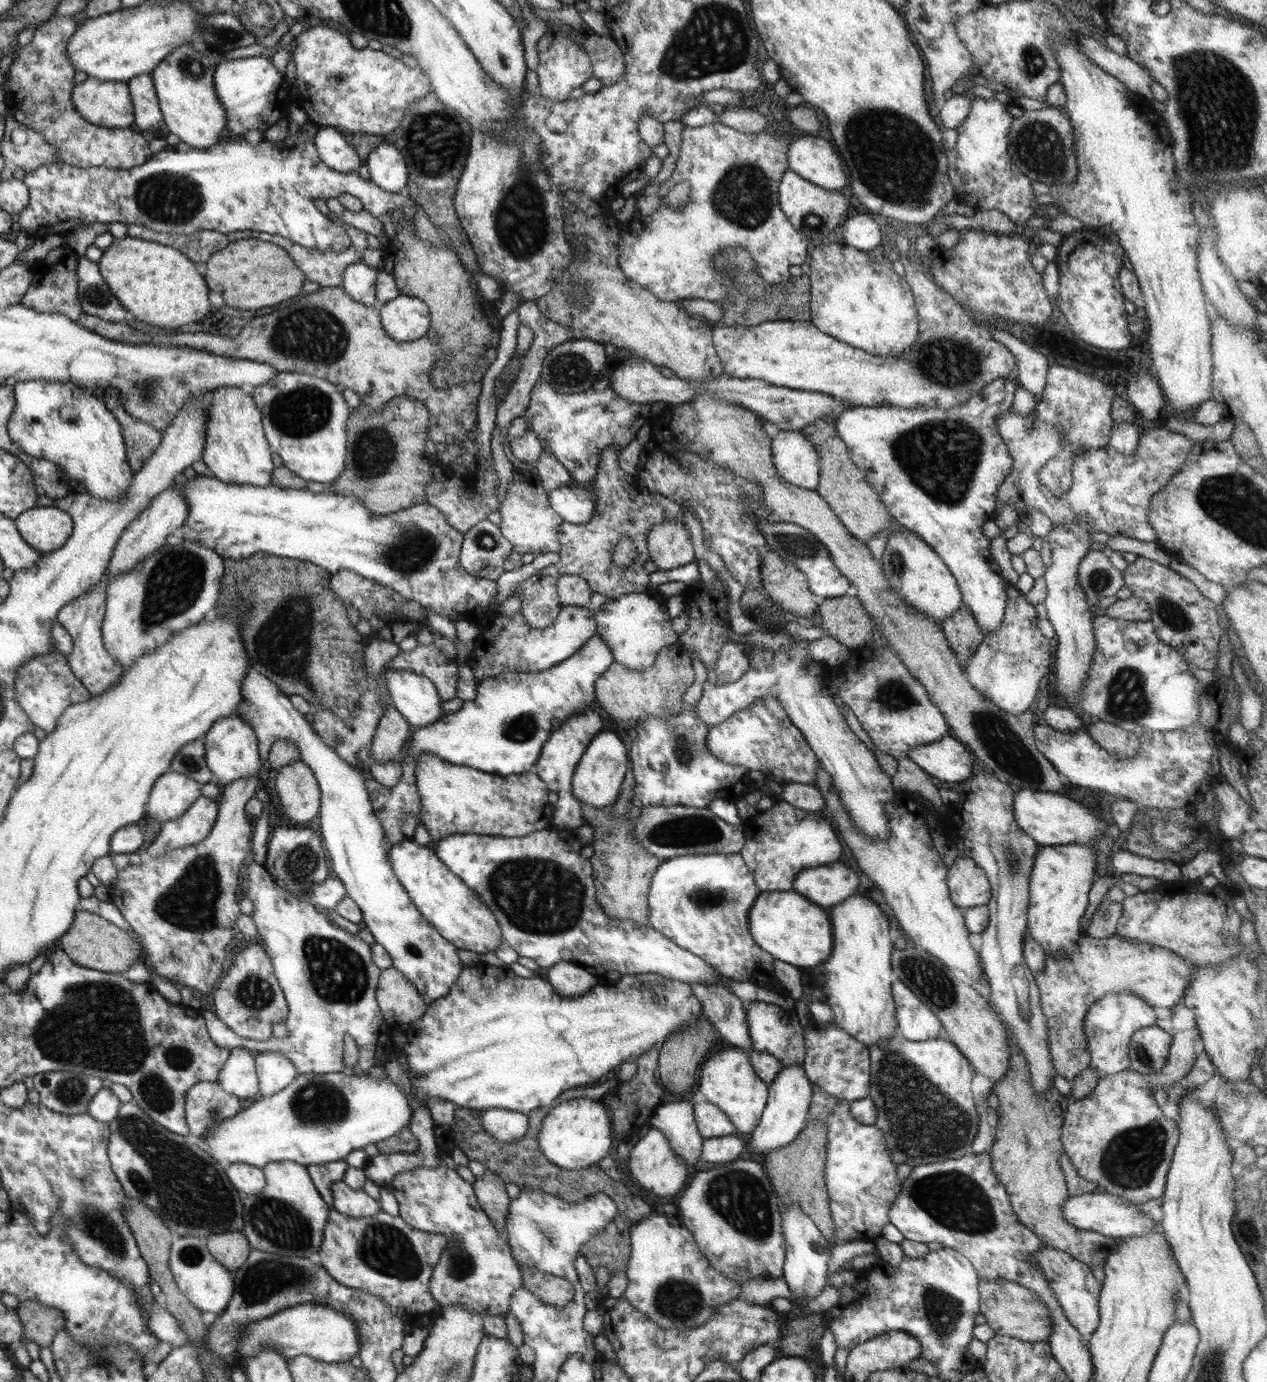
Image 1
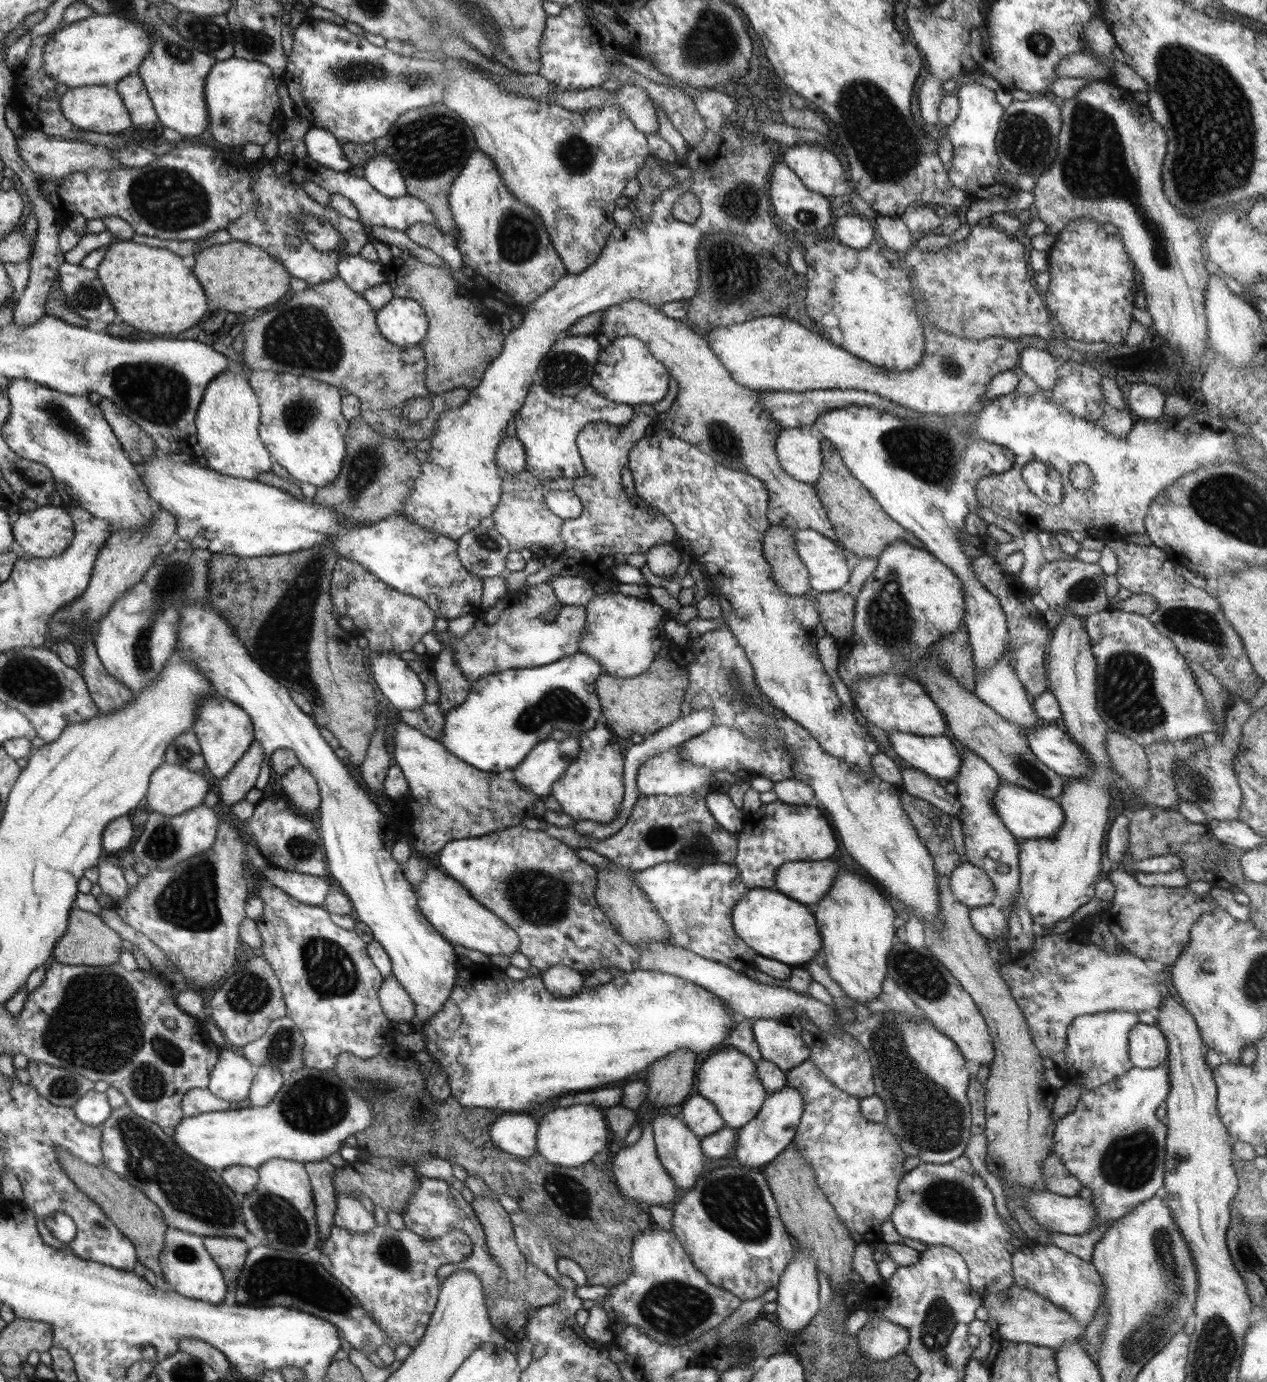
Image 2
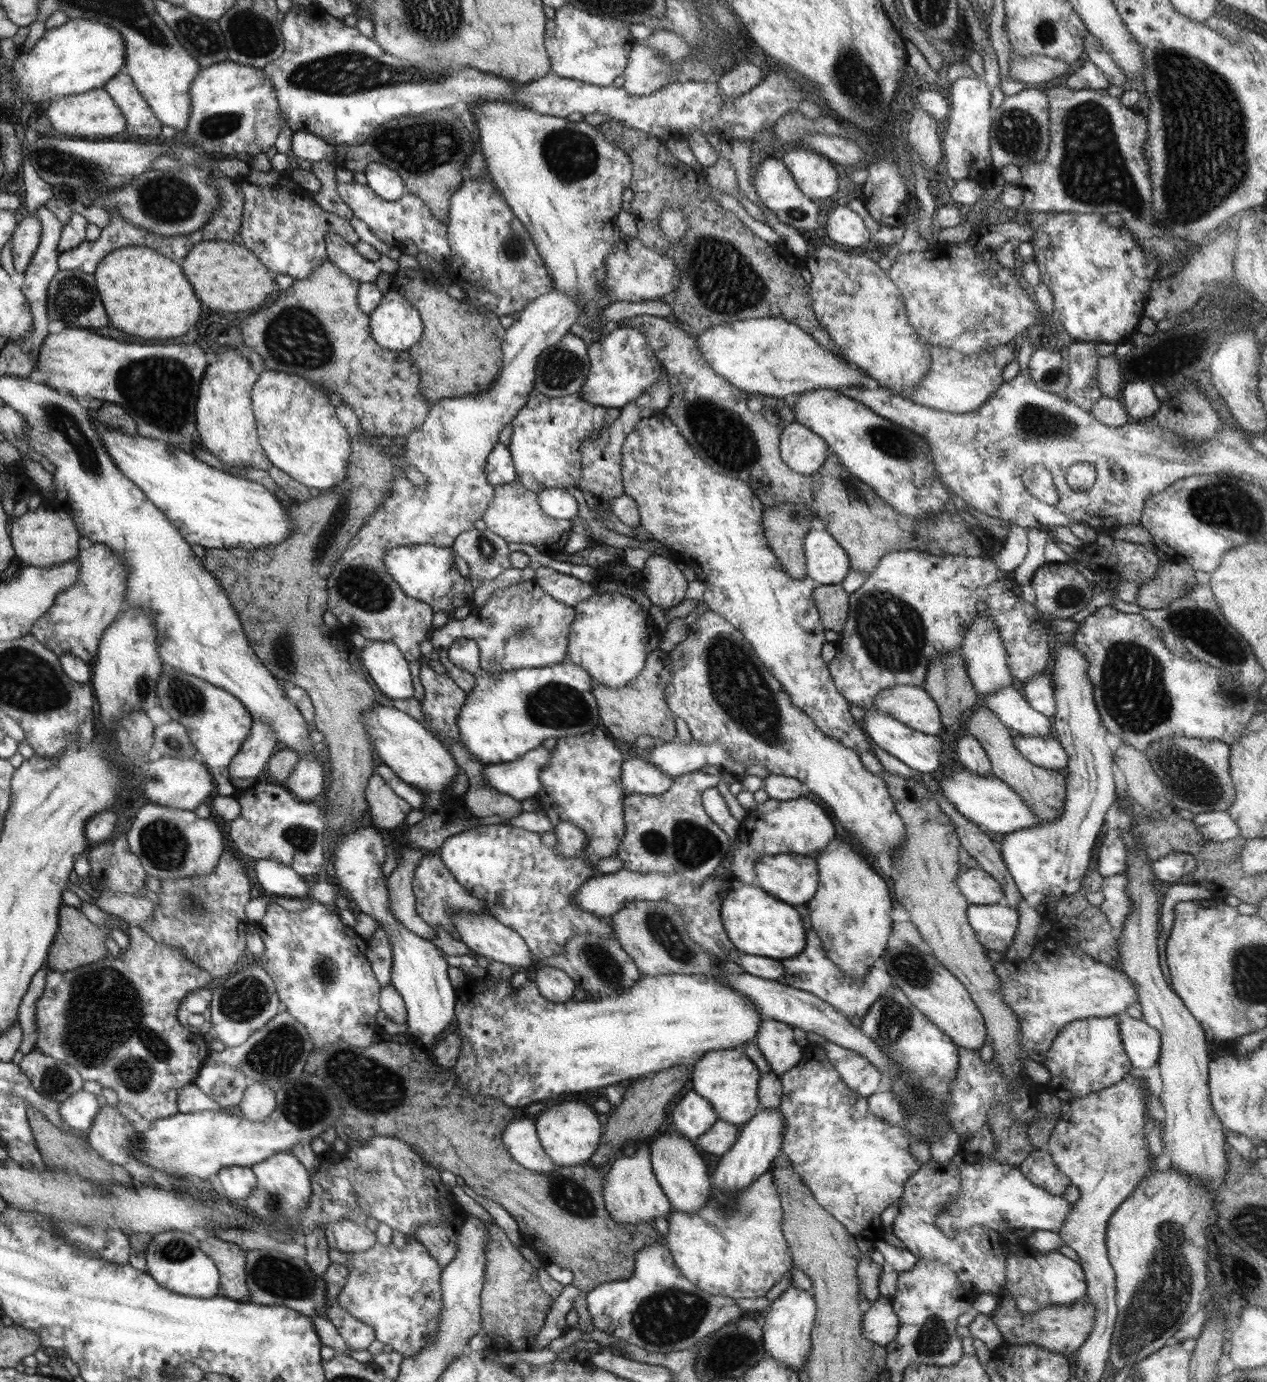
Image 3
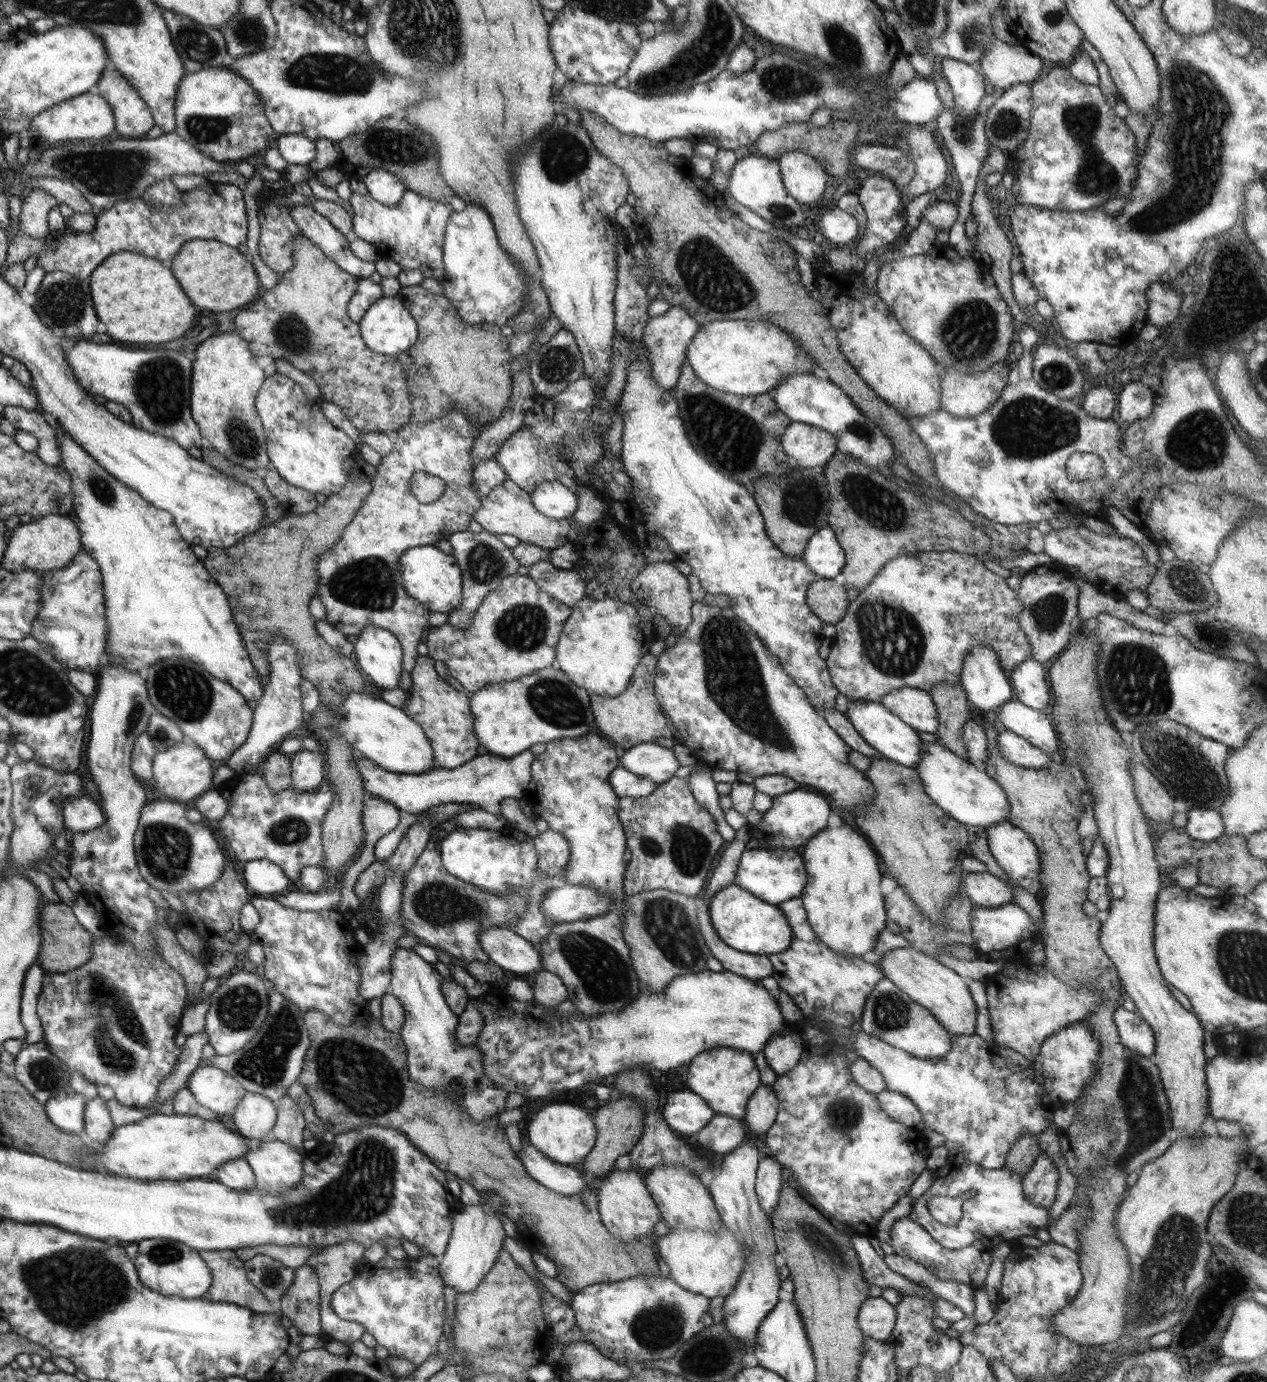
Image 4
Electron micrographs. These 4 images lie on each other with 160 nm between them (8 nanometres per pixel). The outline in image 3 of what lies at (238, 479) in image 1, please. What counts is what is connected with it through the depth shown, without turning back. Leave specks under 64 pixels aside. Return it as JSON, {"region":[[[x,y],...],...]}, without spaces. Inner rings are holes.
{"region":[[[228,348],[216,362],[208,364],[201,380],[198,401],[198,426],[202,445],[227,466],[268,470],[273,466],[259,441],[256,417],[253,413],[252,390],[258,380],[258,370],[236,348]]]}

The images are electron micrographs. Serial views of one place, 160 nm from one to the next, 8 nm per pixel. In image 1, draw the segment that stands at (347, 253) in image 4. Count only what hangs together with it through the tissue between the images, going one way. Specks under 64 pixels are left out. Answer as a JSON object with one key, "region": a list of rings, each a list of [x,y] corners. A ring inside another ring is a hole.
{"region":[[[364,261],[354,263],[346,268],[341,287],[345,289],[354,300],[373,306],[377,300],[376,284],[379,269],[368,266]]]}

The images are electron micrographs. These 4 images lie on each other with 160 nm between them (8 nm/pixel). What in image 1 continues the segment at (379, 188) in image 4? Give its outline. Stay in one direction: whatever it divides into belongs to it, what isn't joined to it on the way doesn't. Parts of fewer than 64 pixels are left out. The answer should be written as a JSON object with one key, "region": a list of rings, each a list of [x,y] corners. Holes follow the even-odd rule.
{"region":[[[380,144],[366,158],[365,165],[368,167],[370,178],[374,184],[385,189],[386,192],[405,192],[409,184],[409,170],[396,146]]]}

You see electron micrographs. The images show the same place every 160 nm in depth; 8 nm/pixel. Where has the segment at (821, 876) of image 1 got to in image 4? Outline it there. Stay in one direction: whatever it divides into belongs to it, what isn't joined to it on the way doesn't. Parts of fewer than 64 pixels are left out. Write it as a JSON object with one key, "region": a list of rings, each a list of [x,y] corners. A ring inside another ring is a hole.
{"region":[[[753,843],[740,856],[733,883],[768,904],[779,905],[785,900],[799,898],[804,890],[806,877],[805,864],[799,850],[774,849],[764,843]]]}

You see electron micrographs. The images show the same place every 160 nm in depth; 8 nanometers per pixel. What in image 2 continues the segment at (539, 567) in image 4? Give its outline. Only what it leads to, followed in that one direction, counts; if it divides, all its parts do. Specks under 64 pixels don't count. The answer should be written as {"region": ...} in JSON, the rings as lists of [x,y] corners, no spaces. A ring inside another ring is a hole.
{"region":[[[556,576],[550,586],[562,605],[586,607],[595,595],[593,584],[582,577]]]}

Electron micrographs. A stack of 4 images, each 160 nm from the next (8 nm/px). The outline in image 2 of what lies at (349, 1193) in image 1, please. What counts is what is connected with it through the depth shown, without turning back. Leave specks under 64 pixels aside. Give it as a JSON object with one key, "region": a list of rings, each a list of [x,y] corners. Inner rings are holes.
{"region":[[[339,1192],[335,1200],[337,1207],[333,1216],[333,1224],[346,1228],[349,1232],[368,1232],[375,1227],[374,1215],[364,1209],[362,1203],[355,1198]]]}

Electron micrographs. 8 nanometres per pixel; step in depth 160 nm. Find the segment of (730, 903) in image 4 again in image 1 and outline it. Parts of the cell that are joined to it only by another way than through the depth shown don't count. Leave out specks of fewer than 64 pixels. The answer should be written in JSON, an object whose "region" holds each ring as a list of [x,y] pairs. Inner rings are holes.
{"region":[[[762,891],[749,910],[749,931],[754,942],[781,960],[808,971],[824,962],[832,952],[833,928],[824,907],[792,891]]]}

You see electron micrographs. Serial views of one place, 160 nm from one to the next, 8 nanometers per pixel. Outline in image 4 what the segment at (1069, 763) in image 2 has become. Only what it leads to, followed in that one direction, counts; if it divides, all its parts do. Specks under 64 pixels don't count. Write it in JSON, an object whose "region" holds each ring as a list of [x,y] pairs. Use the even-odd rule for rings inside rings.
{"region":[[[1008,729],[998,733],[997,748],[1002,758],[1016,766],[1036,769],[1052,766],[1049,754]]]}

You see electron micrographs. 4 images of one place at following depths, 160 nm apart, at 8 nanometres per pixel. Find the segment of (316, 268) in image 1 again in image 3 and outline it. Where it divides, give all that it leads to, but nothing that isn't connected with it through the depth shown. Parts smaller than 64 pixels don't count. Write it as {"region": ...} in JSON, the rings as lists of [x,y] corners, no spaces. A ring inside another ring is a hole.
{"region":[[[251,169],[244,177],[240,178],[242,188],[245,189],[245,218],[241,223],[241,236],[245,247],[257,253],[262,264],[270,266],[278,274],[286,274],[294,280],[308,279],[309,276],[328,259],[326,236],[336,233],[351,245],[361,242],[344,217],[338,217],[336,213],[327,212],[313,200],[312,192],[296,184],[287,171],[276,171],[270,169],[262,172]]]}

